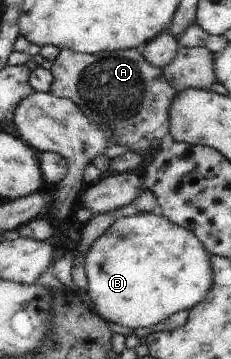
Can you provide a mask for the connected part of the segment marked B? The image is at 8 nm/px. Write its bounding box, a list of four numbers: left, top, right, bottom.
[85,211,212,330]

